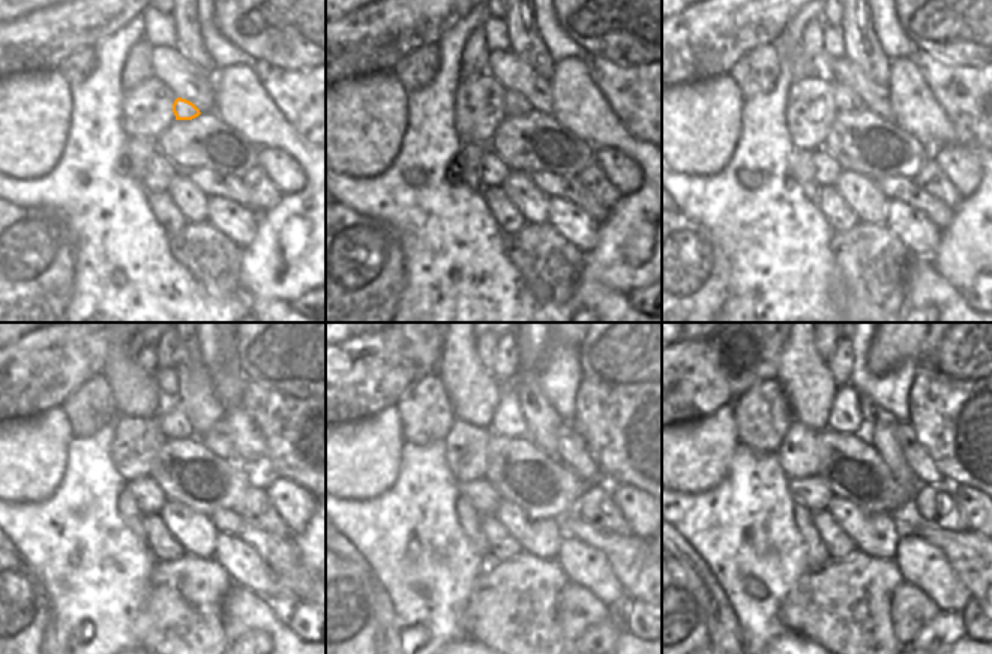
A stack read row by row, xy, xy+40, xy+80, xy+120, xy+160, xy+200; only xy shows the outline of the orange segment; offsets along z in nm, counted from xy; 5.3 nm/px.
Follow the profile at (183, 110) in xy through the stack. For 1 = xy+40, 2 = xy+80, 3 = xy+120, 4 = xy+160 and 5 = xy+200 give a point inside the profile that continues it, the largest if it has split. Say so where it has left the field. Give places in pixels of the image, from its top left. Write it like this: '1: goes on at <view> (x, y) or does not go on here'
1: goes on at xy+40 (517, 105)
2: goes on at xy+80 (845, 98)
3: goes on at xy+120 (174, 426)
4: goes on at xy+160 (508, 422)
5: goes on at xy+200 (845, 417)

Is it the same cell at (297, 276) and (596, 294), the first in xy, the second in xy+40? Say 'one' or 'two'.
two

